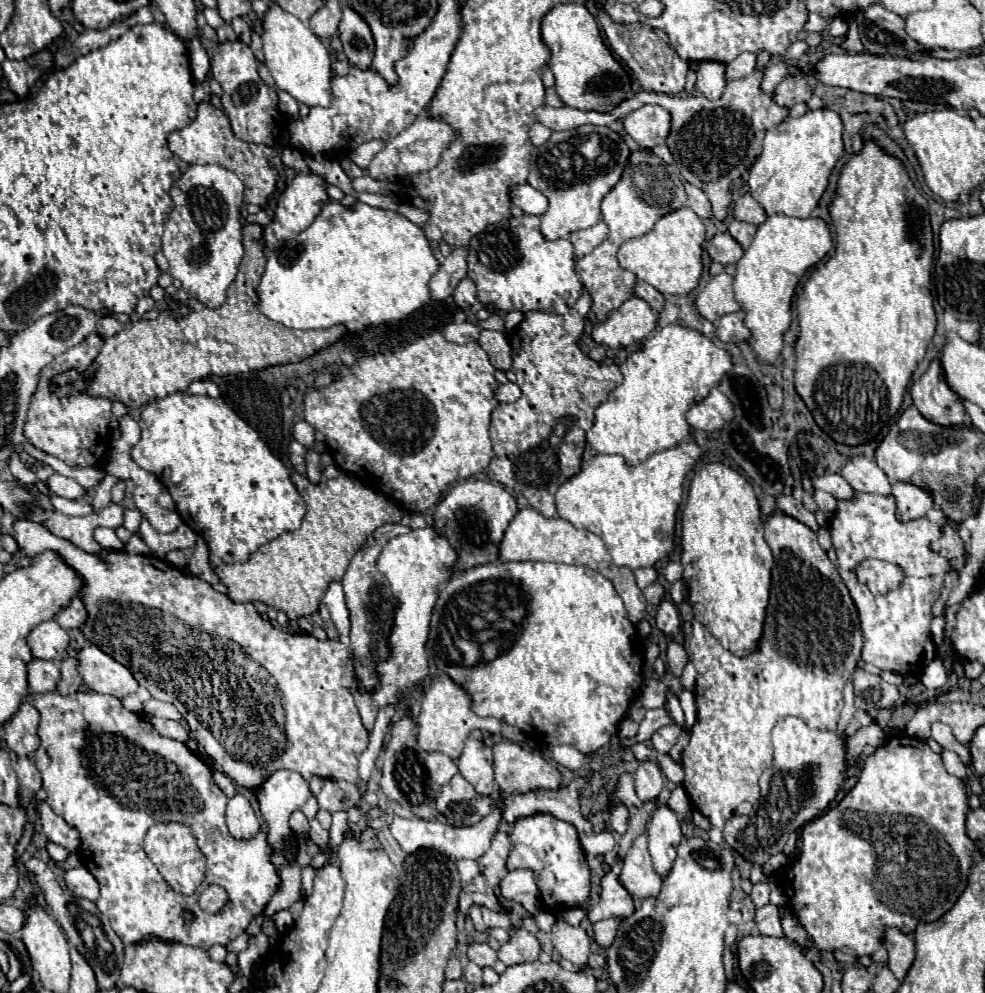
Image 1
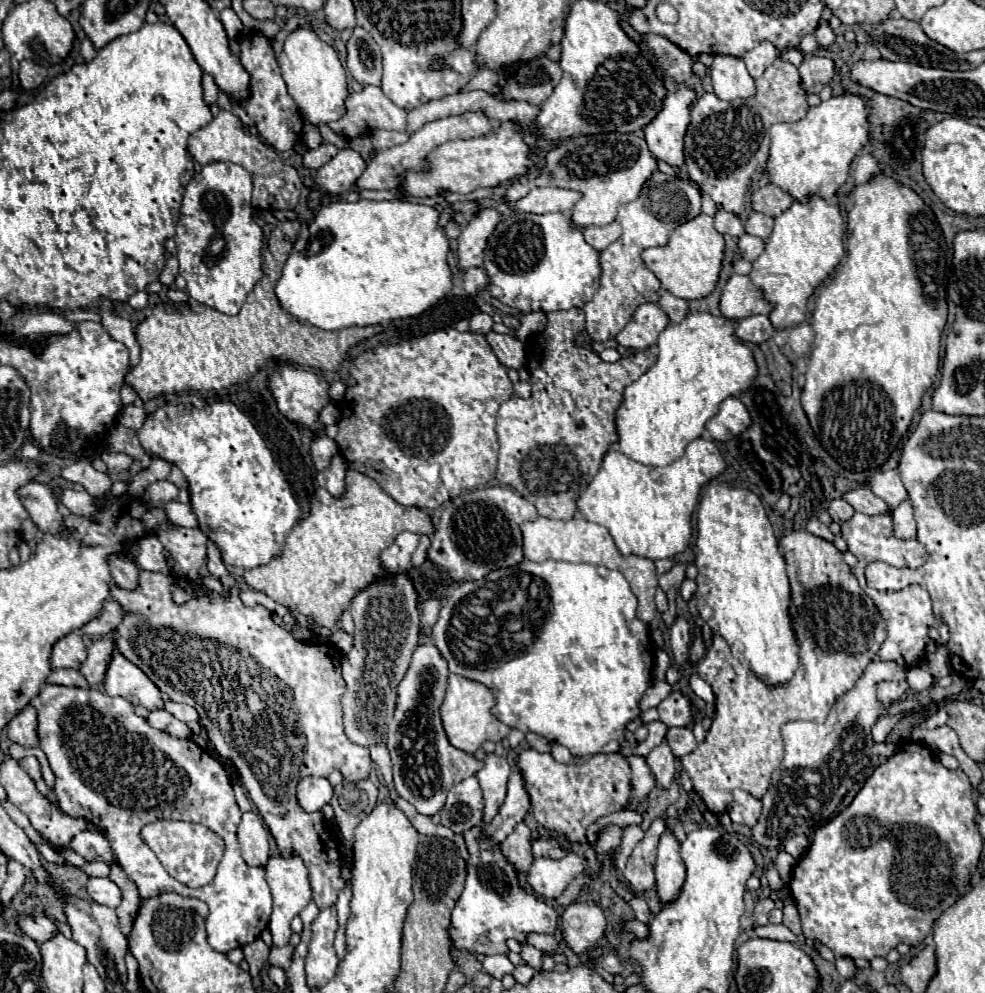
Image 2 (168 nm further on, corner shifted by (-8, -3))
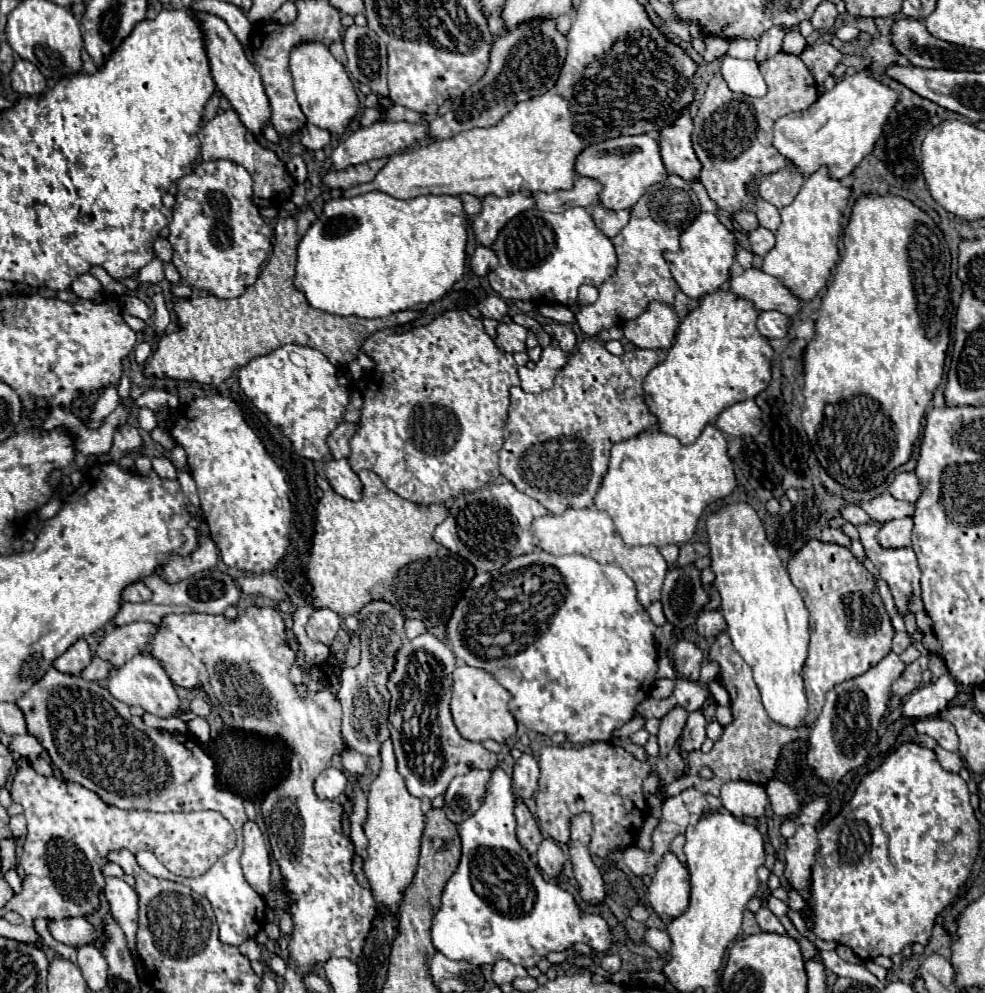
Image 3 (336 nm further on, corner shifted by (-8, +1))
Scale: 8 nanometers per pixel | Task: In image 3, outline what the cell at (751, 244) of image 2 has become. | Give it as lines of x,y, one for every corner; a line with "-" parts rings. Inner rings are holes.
758,227
758,229
750,231
748,241
750,241
750,249
752,249
754,255
766,255
772,249
772,245
776,243
774,233
764,229
764,227

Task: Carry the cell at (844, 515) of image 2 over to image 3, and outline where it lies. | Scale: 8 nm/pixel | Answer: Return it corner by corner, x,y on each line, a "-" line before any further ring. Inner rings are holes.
848,503
846,507
842,507
840,509
840,517
842,519
846,519
846,521
850,521
852,525
860,525
860,523
864,523
864,521
870,521
870,517
860,509
860,505
856,505
856,503

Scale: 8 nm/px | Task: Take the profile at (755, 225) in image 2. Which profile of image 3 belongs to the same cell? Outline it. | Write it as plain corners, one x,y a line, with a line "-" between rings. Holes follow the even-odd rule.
762,199
756,203
756,217
758,217
760,227
766,227
770,231
776,231
778,225
780,225
780,213
778,213
778,209
774,205
762,201

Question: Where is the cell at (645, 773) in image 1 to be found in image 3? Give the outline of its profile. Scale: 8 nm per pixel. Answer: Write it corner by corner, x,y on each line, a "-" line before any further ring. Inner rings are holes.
682,707
672,709
668,715
662,717
660,731
658,731
658,745
660,745
660,757
666,757
668,751
676,745
676,739
680,737
684,725
686,725
688,713

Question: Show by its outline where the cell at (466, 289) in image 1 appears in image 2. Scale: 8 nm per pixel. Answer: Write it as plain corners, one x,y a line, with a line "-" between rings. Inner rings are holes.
482,267
466,269
466,271
464,271
464,289
466,289
466,293
476,295
476,293
480,293
482,289
486,289
486,285
488,285
488,275
484,273

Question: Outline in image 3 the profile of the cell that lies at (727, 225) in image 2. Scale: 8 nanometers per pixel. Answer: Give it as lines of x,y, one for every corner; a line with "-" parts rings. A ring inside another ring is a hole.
738,211
738,213
732,215
732,219
734,219
734,223
736,223
738,227
742,227
744,231
752,231
752,229
758,227
756,215
754,215
754,213
748,213
748,211

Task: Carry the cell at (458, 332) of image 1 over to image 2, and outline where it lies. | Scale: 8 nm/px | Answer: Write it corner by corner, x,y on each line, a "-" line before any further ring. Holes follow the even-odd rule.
478,313
478,315
474,315
470,319
470,331
474,331
474,333
486,335
492,329
492,325
494,325
494,321
492,321
492,317
488,313

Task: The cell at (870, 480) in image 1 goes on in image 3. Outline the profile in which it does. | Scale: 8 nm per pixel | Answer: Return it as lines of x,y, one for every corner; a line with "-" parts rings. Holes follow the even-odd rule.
896,473
894,479
888,485
888,493
896,499
908,501
908,503
916,503
918,495
920,495
920,487
916,481
914,473

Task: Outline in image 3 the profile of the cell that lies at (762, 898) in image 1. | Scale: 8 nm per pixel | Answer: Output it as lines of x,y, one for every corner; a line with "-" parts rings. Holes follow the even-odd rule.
760,907
756,911
756,921
758,921
758,925
760,925
762,931
772,931
772,933
778,933
778,935
786,933
784,927
782,927
782,923
778,921
778,917
768,907

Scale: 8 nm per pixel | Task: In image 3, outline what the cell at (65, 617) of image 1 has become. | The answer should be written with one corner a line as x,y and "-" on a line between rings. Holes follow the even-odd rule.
159,568
154,574
143,579
145,585
150,588
154,597
152,601
146,603
122,603
120,611
112,619
116,627
132,623
132,621
148,621
158,625
160,619
168,613
224,613
228,605
236,605
240,597
240,589
236,581
222,571
200,571
188,579
176,581
176,583
166,583
162,577
163,570

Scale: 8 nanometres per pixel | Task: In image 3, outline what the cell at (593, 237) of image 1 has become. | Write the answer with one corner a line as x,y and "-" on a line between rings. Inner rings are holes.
594,203
590,207
590,215
592,215
596,227
606,237
610,237
610,239
616,237
622,231
622,227
628,223
628,219
630,219
630,213
628,211
608,211
600,203

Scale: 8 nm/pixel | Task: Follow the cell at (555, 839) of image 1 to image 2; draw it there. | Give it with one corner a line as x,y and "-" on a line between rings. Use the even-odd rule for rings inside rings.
544,837
532,843
532,853
534,857
552,857
552,859
560,859
566,855
554,839
544,839

